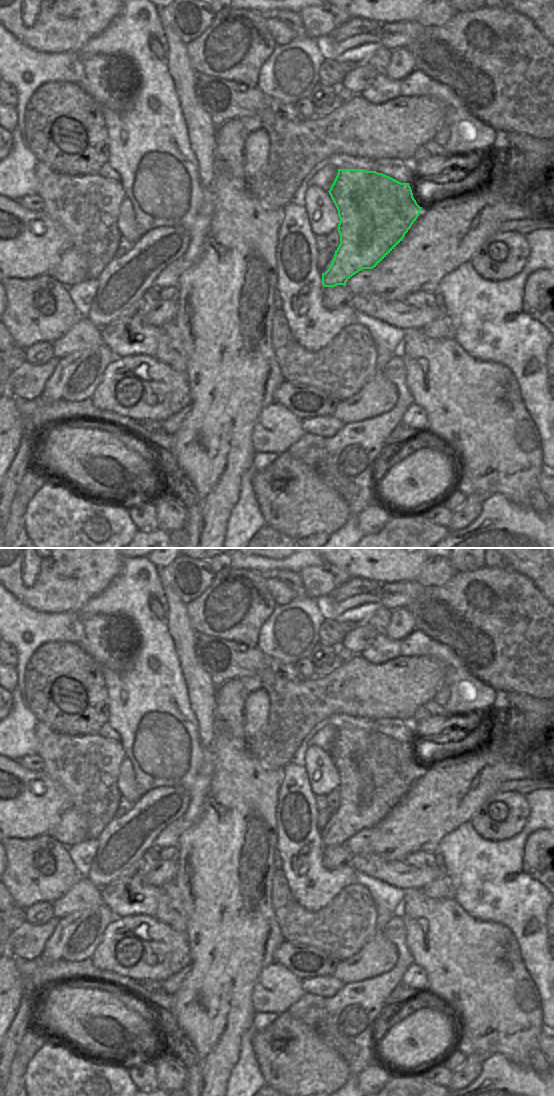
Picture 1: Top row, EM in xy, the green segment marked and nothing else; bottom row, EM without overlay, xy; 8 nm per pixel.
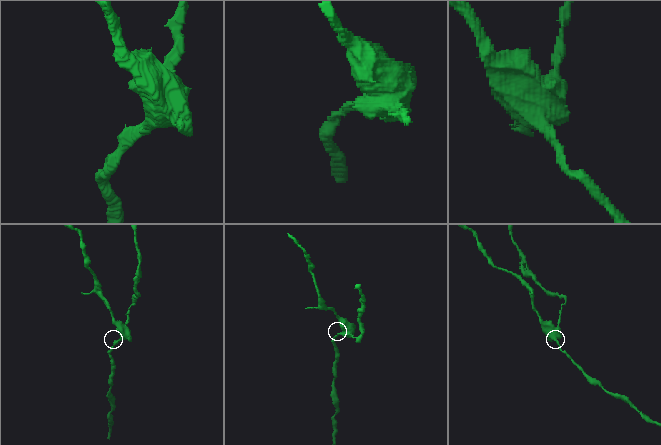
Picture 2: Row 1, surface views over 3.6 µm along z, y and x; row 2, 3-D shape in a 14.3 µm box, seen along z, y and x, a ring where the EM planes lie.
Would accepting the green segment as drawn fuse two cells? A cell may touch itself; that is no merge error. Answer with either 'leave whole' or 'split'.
split

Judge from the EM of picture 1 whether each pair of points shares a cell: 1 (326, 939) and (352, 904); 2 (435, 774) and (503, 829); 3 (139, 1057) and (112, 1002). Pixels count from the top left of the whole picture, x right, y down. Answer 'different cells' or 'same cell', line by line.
1: same cell
2: different cells
3: different cells

